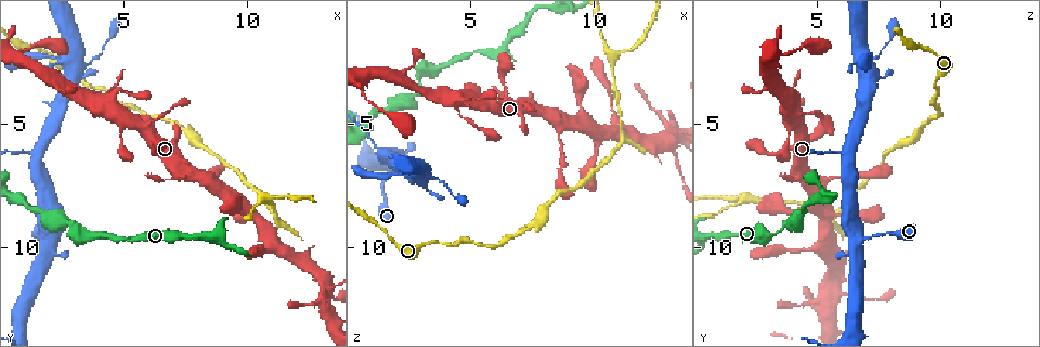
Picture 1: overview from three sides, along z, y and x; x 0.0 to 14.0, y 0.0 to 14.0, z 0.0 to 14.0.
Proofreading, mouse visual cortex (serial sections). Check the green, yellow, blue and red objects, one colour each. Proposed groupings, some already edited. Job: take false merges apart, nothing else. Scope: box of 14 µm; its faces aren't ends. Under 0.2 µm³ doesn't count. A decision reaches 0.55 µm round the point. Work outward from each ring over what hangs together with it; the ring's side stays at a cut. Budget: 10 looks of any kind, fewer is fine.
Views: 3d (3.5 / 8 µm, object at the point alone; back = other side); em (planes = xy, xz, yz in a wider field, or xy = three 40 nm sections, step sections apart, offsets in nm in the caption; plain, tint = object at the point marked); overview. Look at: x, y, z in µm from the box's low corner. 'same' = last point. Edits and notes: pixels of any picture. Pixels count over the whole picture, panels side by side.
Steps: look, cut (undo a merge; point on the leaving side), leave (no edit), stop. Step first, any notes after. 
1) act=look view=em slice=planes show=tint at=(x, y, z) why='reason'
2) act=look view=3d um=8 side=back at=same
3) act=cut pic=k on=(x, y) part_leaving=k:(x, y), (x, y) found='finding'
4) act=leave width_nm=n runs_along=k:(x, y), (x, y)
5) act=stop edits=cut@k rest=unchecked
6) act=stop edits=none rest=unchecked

act=look view=3d um=8 at=(1.5, 6.3, 6.3)

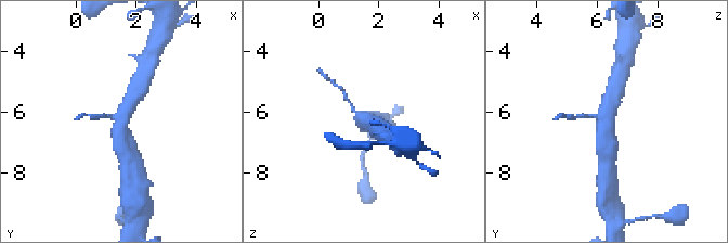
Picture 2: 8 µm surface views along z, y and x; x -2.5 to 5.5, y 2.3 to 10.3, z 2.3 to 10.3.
act=look view=3d um=3.5 side=back at=(1.5, 6.2, 6.4)

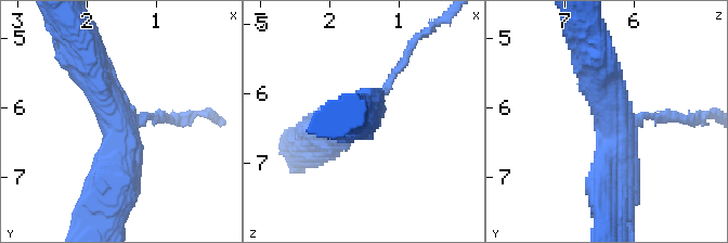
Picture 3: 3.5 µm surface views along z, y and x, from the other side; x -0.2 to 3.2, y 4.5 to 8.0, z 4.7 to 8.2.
act=leave arm_widths_nm=100,500,600 found='one cell here'

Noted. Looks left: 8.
act=look view=3d um=3.5 at=(8.7, 7.2, 5.2) why='a fork'

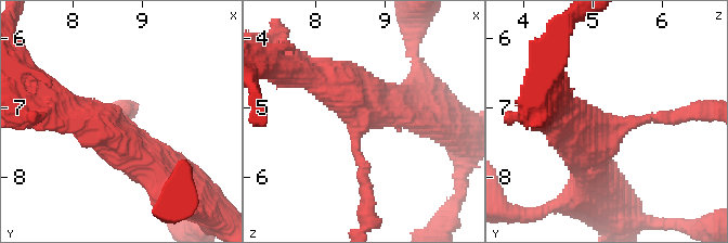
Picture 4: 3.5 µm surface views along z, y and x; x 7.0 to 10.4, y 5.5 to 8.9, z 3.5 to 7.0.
act=leave runs_along=4:(68, 106), (99, 123), (178, 193) found='one cell here'

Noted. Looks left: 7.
act=look view=3d um=3.5 at=(11.1, 8.6, 5.6) why='abrupt turn'

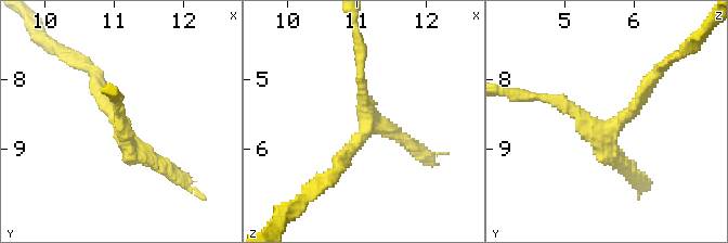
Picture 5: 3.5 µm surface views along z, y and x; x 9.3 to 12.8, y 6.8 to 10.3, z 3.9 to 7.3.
act=look view=em slice=xy step=5 show=tint at=(11.10, 8.70, 5.65) why='now the EM'

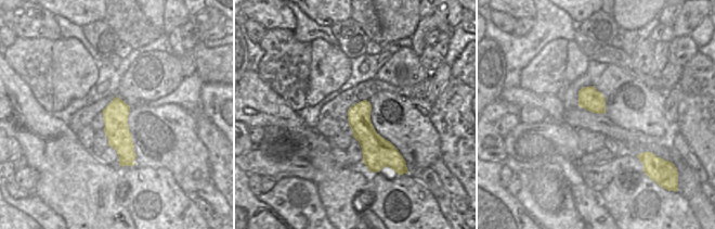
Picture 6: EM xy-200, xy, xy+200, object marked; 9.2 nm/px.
act=leave runs_along=5:(341, 167), (364, 133), (361, 59) found='all the same cell'

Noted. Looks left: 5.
act=look view=3d um=3.5 at=(13.1, 11.4, 5.7) why='sharp bend'

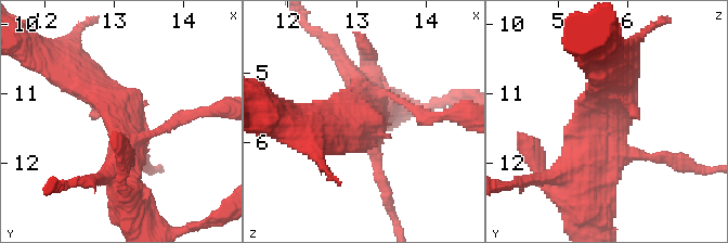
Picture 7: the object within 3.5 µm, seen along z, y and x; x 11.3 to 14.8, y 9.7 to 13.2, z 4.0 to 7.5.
act=look view=em slice=xy step=3 show=tint at=(13.15, 11.45, 5.70) arms=4 arm_widths_nm=150,150,450,500 why='shape alone is not enough'

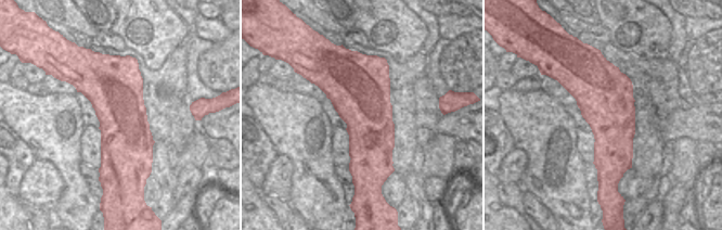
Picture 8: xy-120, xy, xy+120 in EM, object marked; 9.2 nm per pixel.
act=leave found='one cell here'

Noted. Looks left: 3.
act=stop edits=none rest=unchecked

